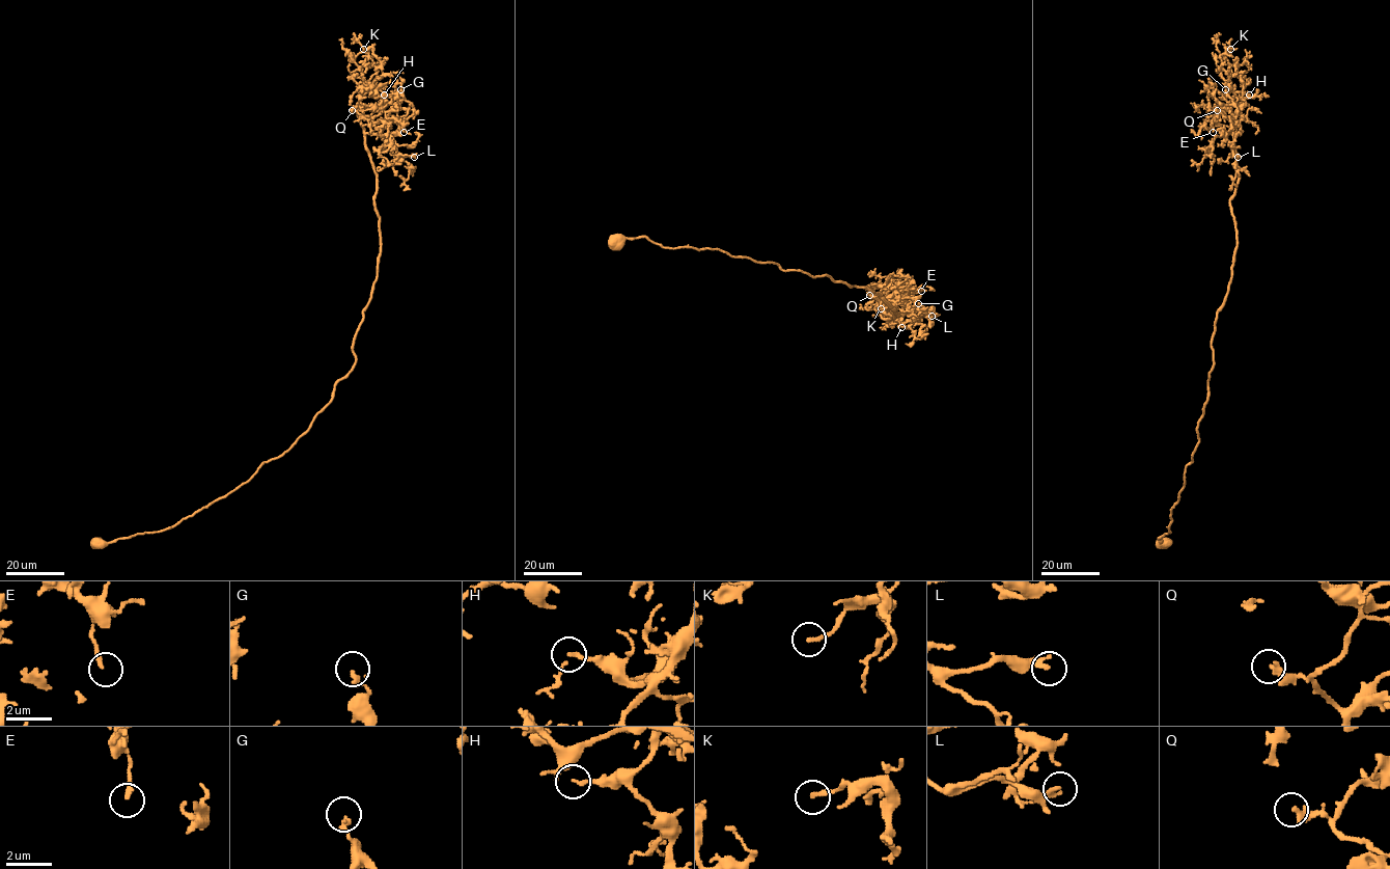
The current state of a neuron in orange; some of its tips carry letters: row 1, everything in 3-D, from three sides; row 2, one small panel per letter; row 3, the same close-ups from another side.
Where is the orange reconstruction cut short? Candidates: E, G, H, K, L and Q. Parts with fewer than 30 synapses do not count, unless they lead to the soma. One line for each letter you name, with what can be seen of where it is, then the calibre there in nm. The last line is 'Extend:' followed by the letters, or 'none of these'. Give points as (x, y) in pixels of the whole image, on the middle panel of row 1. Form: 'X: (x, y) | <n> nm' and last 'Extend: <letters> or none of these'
Extend: none of these

